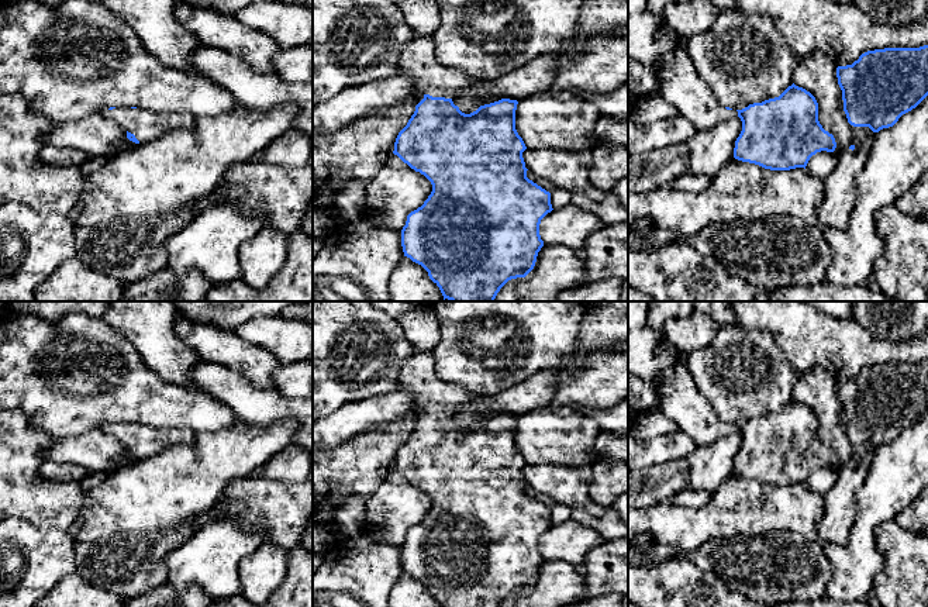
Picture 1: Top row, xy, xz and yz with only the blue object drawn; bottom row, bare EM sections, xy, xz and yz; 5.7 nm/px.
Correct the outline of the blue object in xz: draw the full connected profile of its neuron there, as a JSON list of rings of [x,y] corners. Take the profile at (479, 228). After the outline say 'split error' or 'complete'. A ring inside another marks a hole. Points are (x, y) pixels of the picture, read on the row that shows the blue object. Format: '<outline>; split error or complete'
[[[415,34],[399,58],[400,69],[410,75],[424,99],[407,125],[399,132],[393,154],[432,184],[432,192],[421,207],[407,215],[401,230],[404,256],[421,265],[439,287],[444,300],[494,301],[500,289],[511,279],[525,277],[535,266],[544,246],[539,235],[541,220],[551,213],[551,193],[527,177],[522,152],[527,149],[515,130],[517,100],[501,99],[465,114],[452,97],[482,82],[444,66],[435,55],[432,35]]]; split error

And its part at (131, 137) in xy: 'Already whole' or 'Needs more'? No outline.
Needs more

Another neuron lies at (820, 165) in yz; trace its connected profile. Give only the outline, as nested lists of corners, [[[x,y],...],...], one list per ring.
[[[821,151],[813,155],[805,166],[805,170],[820,179],[825,179],[836,166],[836,156],[834,152]]]

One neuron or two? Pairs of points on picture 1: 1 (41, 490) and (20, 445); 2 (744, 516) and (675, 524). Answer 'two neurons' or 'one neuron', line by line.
1: one neuron
2: one neuron

